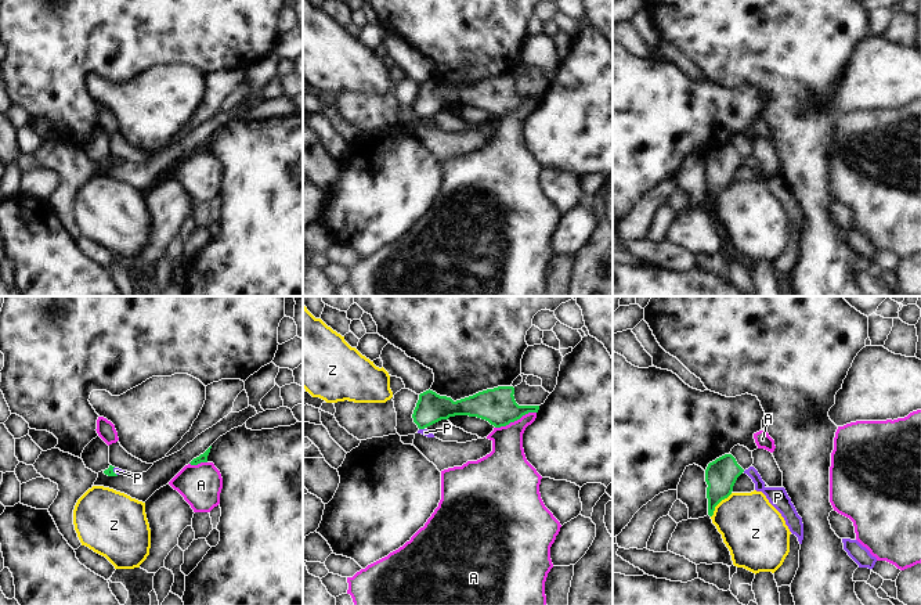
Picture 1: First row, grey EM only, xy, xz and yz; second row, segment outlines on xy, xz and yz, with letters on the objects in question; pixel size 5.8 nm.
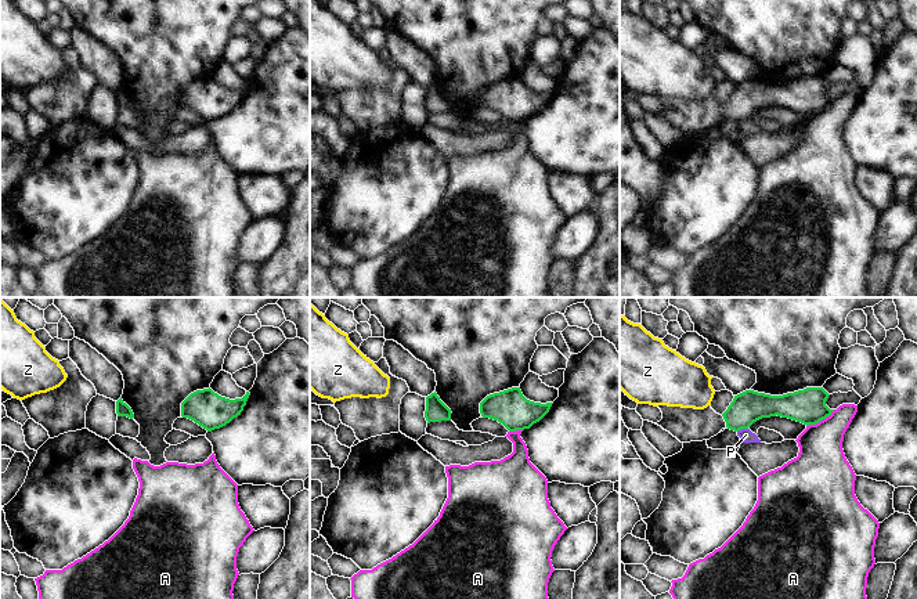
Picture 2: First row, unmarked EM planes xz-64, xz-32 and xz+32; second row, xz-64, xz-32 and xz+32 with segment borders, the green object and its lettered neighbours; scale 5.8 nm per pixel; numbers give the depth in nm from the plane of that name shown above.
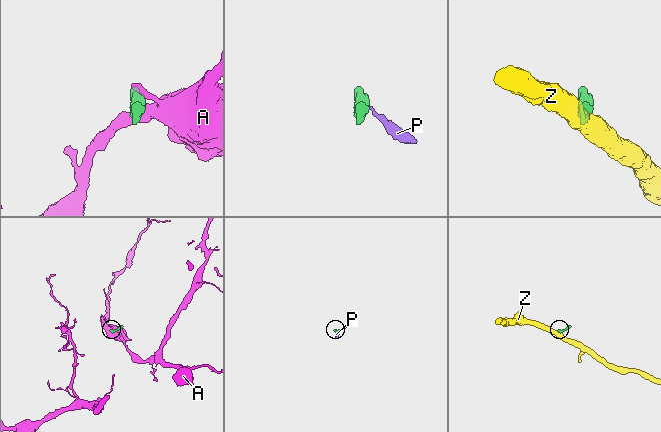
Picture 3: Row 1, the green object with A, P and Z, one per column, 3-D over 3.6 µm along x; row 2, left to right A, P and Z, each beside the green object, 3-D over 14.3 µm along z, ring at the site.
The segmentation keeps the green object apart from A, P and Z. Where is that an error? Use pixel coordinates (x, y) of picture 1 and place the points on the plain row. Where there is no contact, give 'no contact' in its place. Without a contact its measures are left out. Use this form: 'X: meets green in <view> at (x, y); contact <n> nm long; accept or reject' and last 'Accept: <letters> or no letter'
A: meets green in xz at (515, 110); contact 260 nm long; reject
P: meets green in xy at (112, 161); contact 60 nm long; reject
Z: meets green in yz at (718, 193); contact 190 nm long; reject
Accept: no letter

